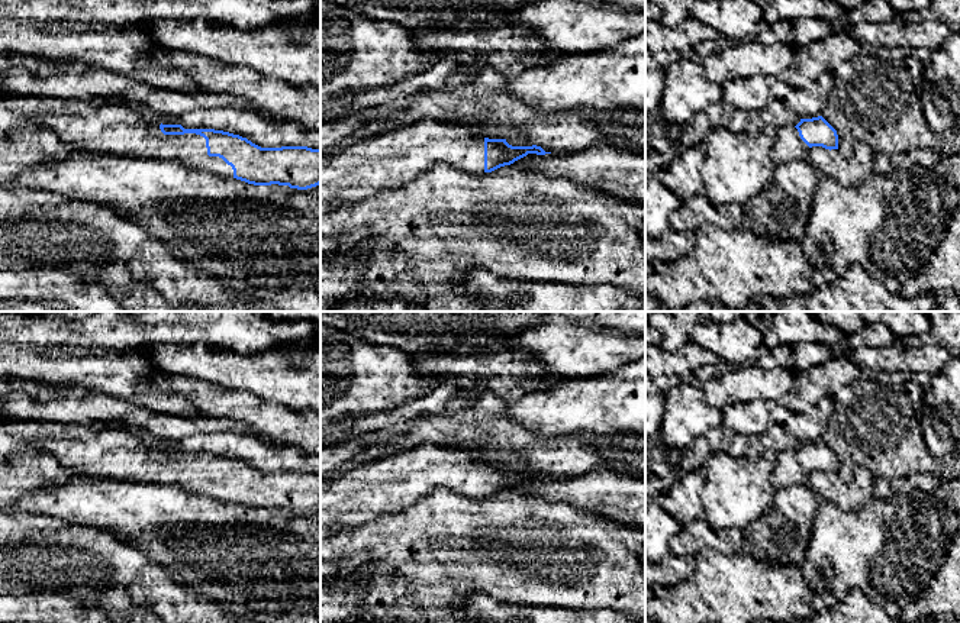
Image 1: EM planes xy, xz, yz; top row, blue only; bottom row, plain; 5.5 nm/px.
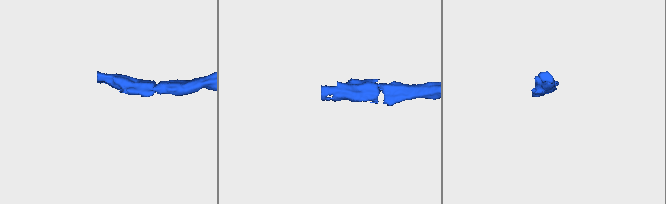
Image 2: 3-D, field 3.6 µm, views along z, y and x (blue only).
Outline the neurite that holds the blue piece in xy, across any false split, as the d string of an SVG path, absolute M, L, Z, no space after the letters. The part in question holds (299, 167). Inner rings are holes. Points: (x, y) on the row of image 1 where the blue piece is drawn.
M122 104L97 107L88 114L44 114L29 122L49 127L68 146L91 154L170 159L254 185L307 190L320 184L320 149L261 148L223 130L160 125L148 113Z

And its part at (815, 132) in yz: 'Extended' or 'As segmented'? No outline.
Extended

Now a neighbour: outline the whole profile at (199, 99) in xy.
M59 61L51 75L39 77L23 67L0 74L0 96L35 96L46 99L106 97L141 100L149 113L181 119L196 109L248 110L270 117L258 106L228 93L183 93L151 87L129 75L78 61Z

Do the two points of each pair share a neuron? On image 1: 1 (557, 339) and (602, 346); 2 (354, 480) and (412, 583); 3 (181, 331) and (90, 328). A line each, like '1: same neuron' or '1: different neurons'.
1: same neuron
2: different neurons
3: same neuron

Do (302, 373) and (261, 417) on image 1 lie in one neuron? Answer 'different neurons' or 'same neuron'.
different neurons

